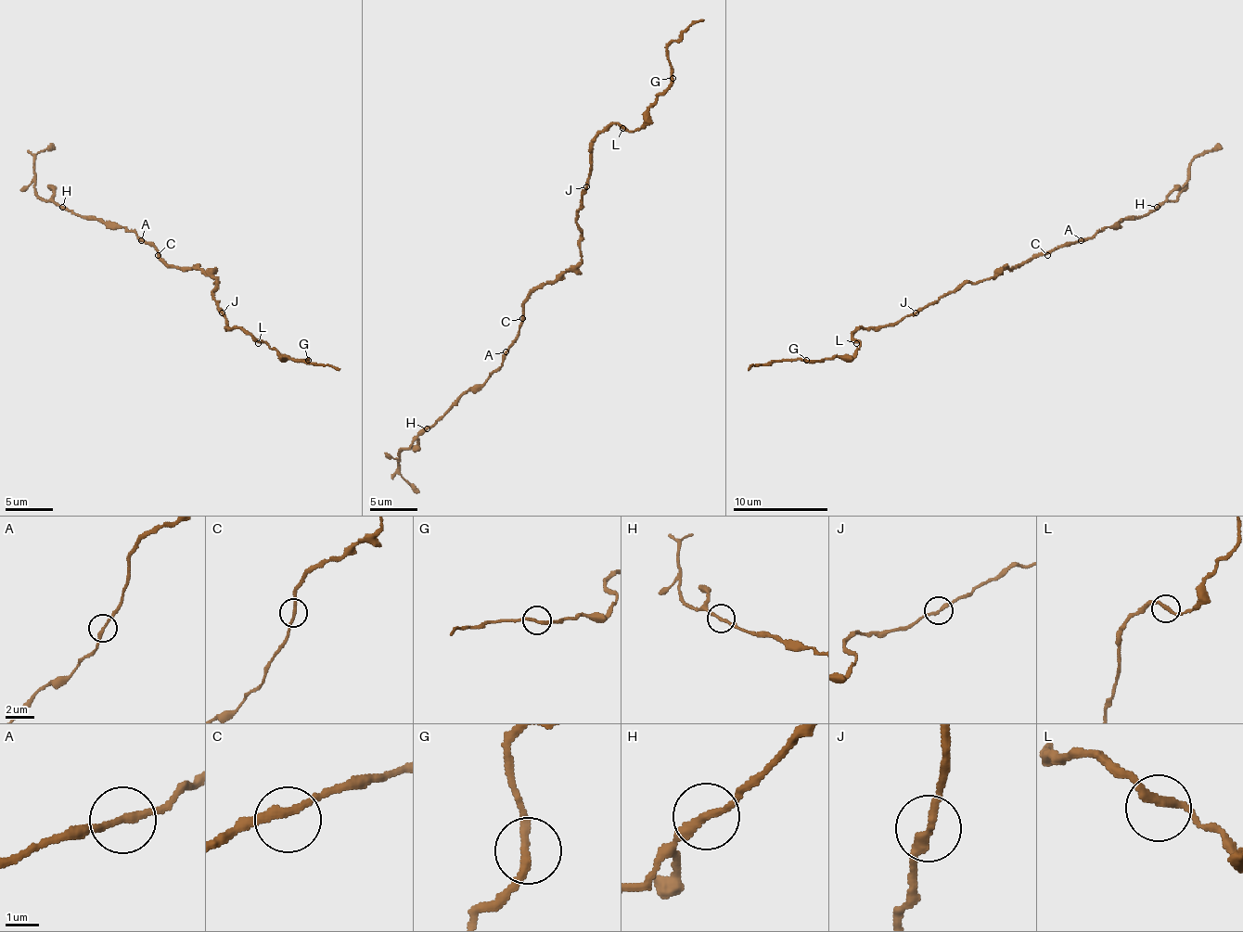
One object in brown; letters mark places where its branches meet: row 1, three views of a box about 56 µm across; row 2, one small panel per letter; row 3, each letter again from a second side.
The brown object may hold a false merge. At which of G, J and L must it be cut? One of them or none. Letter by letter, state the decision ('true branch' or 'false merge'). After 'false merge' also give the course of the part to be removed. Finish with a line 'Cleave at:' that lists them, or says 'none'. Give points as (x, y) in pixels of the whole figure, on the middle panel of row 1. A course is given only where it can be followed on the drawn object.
G: true branch
J: true branch
L: true branch
Cleave at: none

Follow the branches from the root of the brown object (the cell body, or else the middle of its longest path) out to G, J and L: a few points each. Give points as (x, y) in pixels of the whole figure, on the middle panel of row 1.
G: (570, 271), (579, 261), (577, 211), (591, 168), (591, 142), (612, 125), (636, 130), (672, 78)
J: (570, 271), (579, 261), (582, 233), (577, 225), (577, 211), (582, 206), (582, 192), (586, 187)
L: (570, 271), (579, 261), (577, 211), (591, 168), (591, 142), (612, 125), (622, 128)

